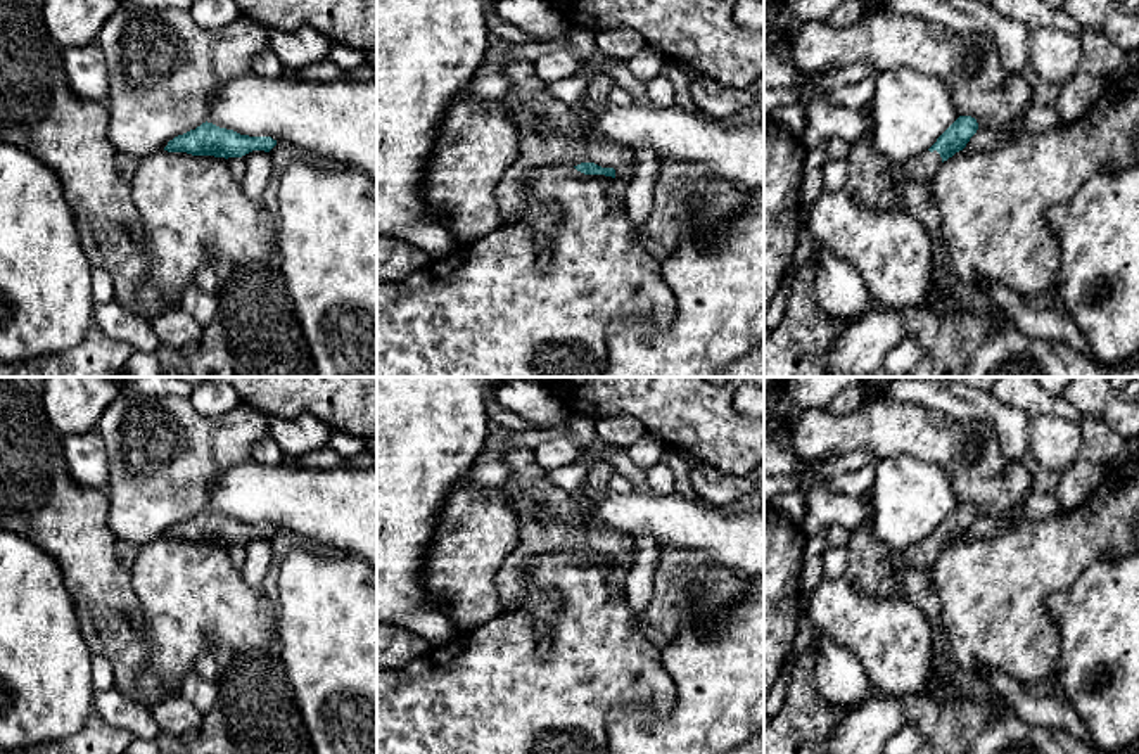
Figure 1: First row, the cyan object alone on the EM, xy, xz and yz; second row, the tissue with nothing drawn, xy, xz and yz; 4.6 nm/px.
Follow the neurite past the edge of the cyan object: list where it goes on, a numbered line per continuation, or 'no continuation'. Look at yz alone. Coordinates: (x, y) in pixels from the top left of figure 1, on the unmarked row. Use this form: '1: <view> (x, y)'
1: yz (922, 555)

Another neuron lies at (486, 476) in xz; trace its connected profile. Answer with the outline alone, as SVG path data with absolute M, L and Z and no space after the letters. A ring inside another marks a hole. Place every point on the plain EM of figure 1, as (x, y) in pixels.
M477 458L470 470L458 481L456 488L470 488L477 495L496 493L515 507L510 495L510 472L501 458Z

